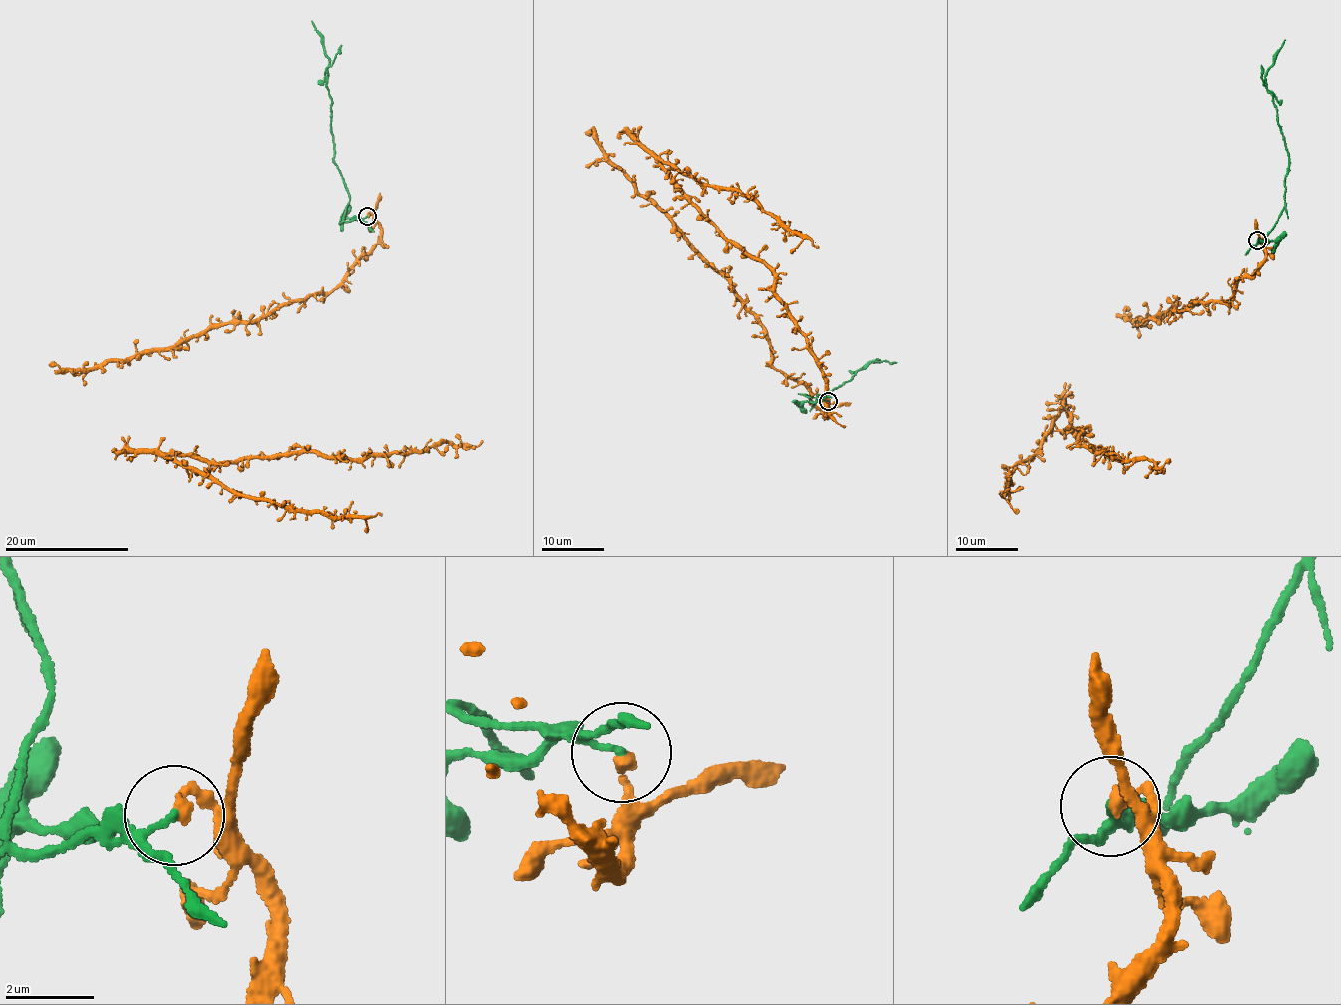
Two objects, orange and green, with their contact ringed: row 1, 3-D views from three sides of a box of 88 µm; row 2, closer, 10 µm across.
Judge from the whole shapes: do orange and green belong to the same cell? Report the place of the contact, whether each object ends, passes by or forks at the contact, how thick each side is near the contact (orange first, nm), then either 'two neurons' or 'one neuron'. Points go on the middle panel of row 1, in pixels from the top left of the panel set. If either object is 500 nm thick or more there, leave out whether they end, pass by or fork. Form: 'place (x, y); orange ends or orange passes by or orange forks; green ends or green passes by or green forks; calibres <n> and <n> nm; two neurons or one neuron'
place (828, 401); orange ends; green passes by; calibres 240 and 110 nm; two neurons

